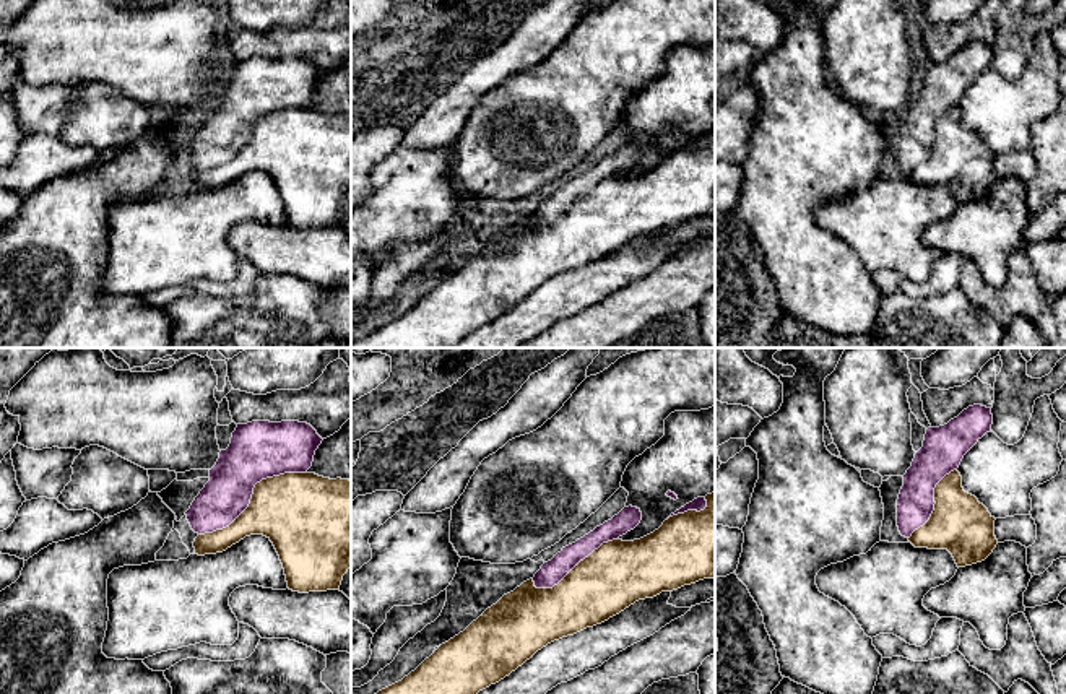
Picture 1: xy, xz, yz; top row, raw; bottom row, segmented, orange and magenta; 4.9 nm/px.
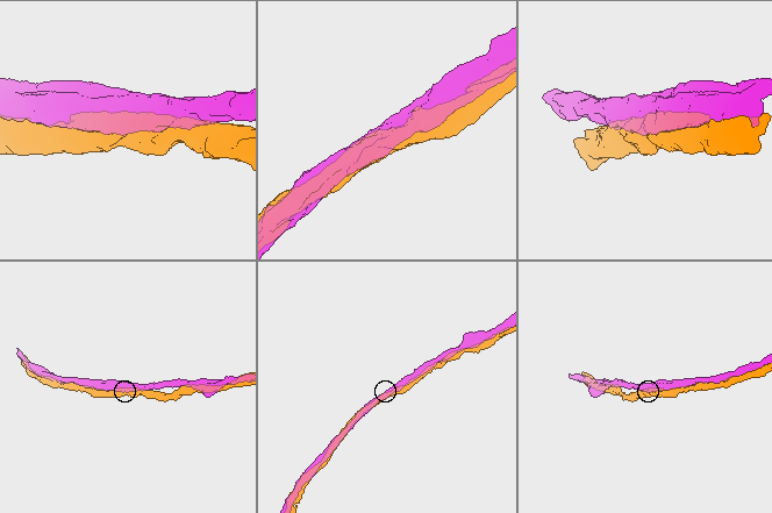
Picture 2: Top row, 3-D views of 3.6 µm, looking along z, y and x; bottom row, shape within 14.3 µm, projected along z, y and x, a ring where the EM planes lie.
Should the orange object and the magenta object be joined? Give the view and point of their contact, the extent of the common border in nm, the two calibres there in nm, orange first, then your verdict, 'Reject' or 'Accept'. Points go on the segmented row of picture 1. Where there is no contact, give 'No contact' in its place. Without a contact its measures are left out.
Touches orange at xy (252, 496). Shared border 600 nm. Thickness 400 nm (orange) against 280 nm. Reject

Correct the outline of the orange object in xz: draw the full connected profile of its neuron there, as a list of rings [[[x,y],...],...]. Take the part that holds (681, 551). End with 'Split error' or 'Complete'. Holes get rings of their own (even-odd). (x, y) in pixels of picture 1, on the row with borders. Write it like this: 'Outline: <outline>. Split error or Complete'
Outline: [[[715,491],[705,496],[707,507],[700,512],[687,510],[663,522],[653,533],[634,540],[613,540],[603,543],[588,557],[580,561],[552,588],[536,588],[533,579],[523,582],[514,592],[504,595],[488,608],[463,632],[442,644],[429,658],[401,681],[379,691],[377,694],[478,694],[499,683],[538,650],[587,627],[593,627],[619,614],[639,600],[653,598],[661,592],[673,592],[684,585],[715,577]]]. Complete

